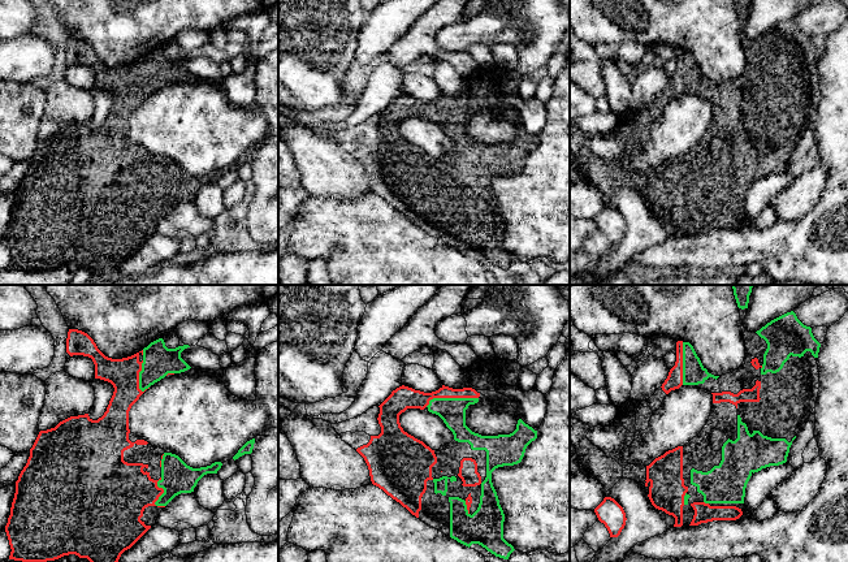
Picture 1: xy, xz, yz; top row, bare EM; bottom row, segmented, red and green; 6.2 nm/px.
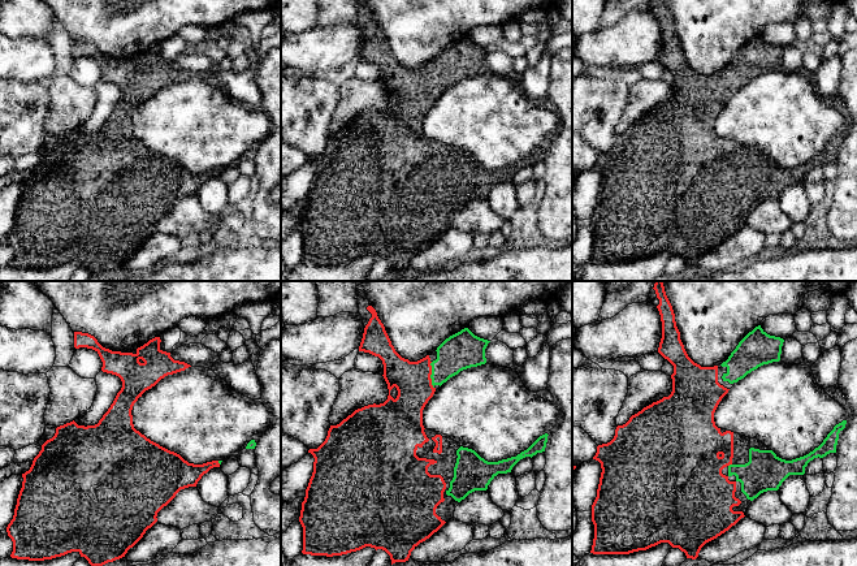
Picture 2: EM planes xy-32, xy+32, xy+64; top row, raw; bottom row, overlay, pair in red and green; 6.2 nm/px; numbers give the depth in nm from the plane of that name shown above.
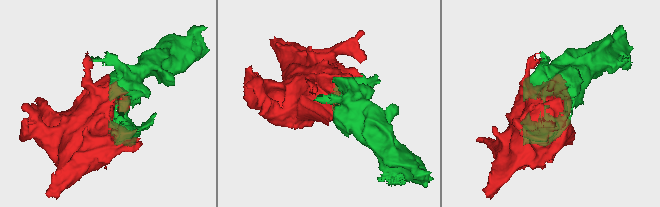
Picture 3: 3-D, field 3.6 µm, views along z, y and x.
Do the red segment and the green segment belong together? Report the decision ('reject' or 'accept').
accept

